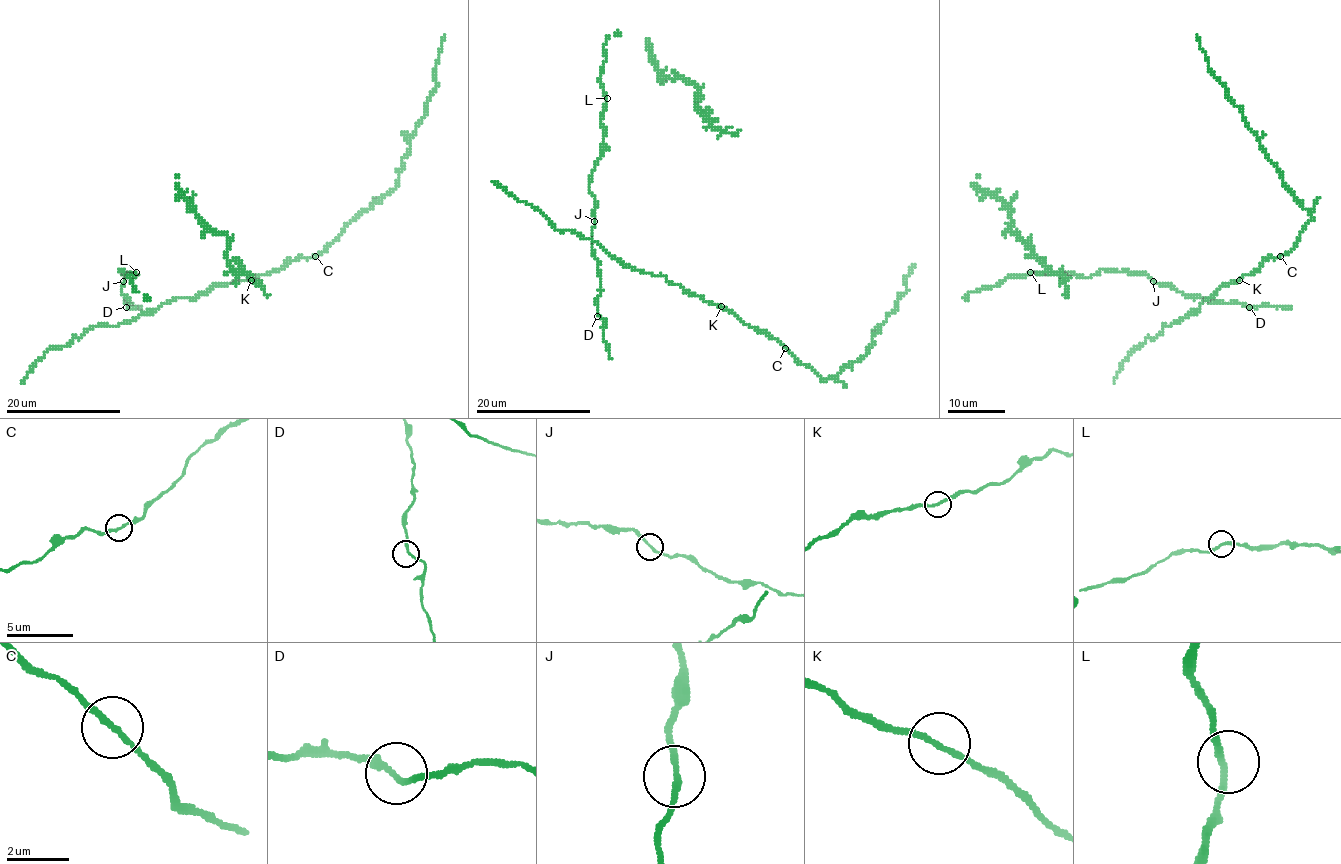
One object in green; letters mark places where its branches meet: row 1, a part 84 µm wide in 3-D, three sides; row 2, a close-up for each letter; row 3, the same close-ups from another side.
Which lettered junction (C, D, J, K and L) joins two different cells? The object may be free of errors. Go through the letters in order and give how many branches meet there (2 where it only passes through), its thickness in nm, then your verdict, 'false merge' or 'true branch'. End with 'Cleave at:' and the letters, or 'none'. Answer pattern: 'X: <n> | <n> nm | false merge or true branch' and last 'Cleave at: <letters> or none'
C: 2 | 200 nm | false merge
D: 2 | 200 nm | true branch
J: 2 | 200 nm | true branch
K: 2 | 180 nm | true branch
L: 2 | 220 nm | true branch
Cleave at: C

